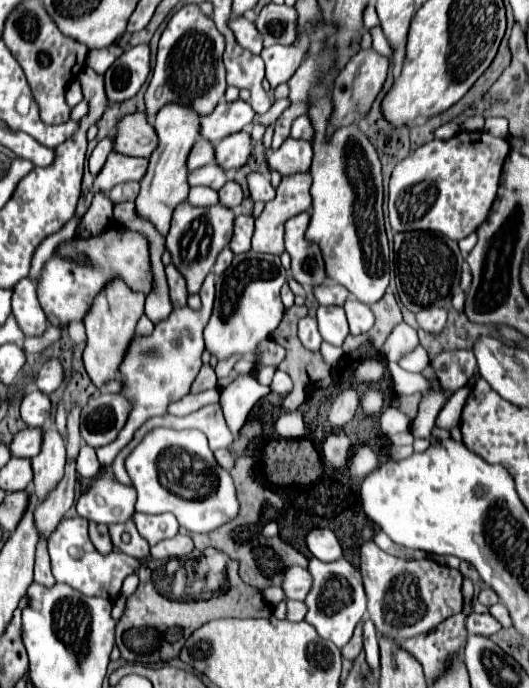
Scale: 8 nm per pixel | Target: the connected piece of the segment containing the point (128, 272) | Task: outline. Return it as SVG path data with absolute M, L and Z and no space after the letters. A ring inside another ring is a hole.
M110 225L96 237L88 239L68 239L62 245L56 247L54 255L44 263L40 279L38 279L38 301L54 327L66 327L72 321L84 321L86 313L92 307L94 297L114 279L122 279L134 293L142 291L144 295L150 295L154 289L154 275L152 275L152 263L150 263L150 241L146 235L138 231L128 231L118 225ZM76 253L86 253L94 267L82 267L76 263L70 263L68 257L74 257Z

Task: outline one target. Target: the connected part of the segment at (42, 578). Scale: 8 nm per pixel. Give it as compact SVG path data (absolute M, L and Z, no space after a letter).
M40 539L38 549L36 549L36 567L34 567L34 581L44 585L44 587L54 587L56 579L50 571L50 557L46 551L46 541Z

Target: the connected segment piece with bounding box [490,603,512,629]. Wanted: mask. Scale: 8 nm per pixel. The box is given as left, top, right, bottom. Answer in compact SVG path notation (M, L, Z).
M496 603L496 605L492 605L490 607L490 615L492 617L496 617L500 623L502 623L502 627L512 627L512 619L510 619L510 615L508 615L508 611L506 611L506 607L502 605L502 603Z

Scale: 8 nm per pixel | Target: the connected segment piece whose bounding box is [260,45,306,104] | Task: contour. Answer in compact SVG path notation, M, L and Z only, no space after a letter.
M272 45L260 53L260 57L266 63L266 79L270 83L269 96L271 103L275 102L274 89L280 83L288 83L288 79L296 73L302 59L306 55L306 47L300 45Z

